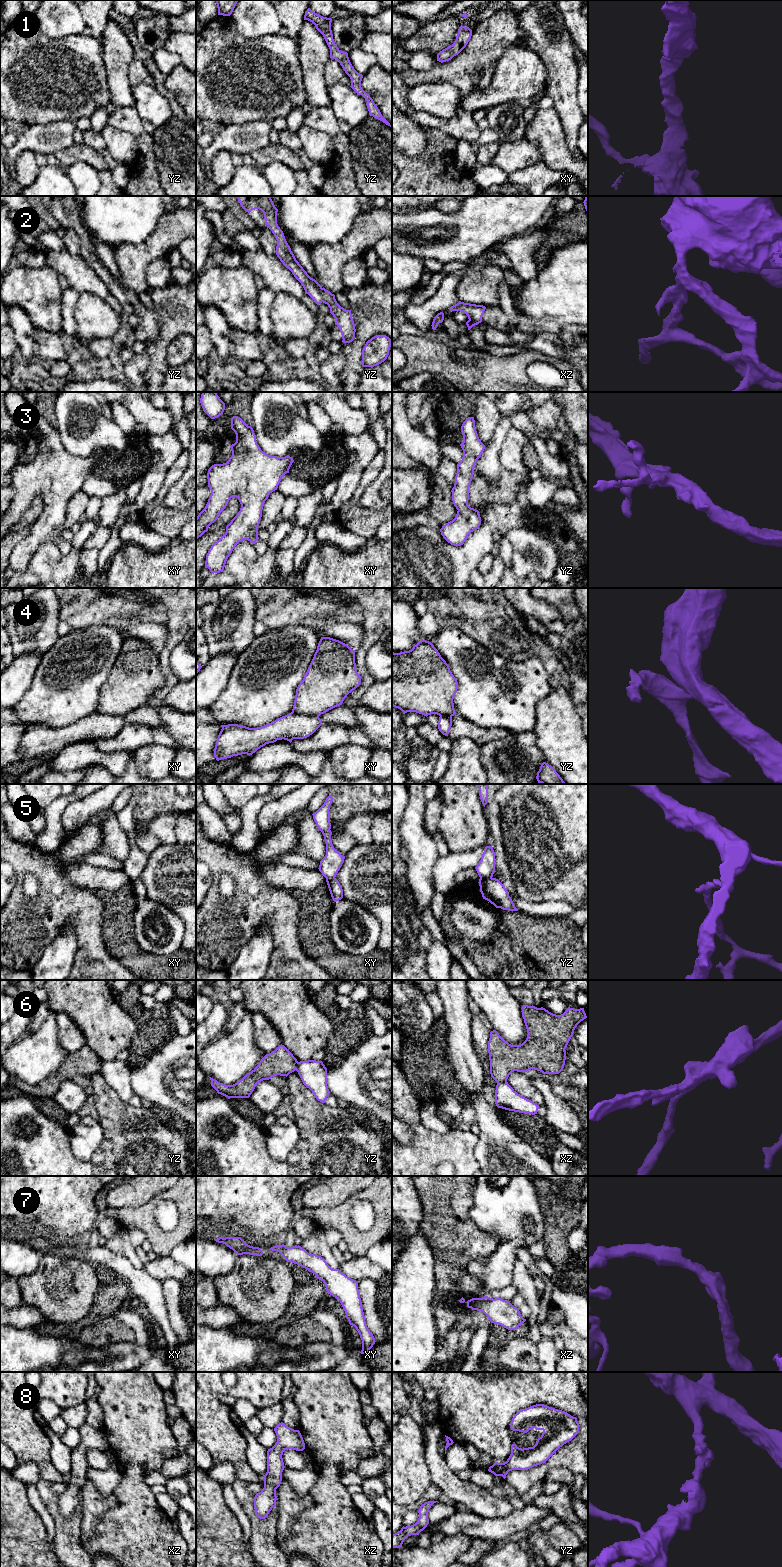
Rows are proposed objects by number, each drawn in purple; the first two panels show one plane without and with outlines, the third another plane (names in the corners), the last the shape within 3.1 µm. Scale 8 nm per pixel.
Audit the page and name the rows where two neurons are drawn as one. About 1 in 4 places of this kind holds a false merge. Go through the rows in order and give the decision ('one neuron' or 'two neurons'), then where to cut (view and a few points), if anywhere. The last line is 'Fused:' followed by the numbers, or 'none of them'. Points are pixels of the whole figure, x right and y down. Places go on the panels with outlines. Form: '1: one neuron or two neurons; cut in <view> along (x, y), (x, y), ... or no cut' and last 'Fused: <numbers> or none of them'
1: one neuron; no cut
2: one neuron; no cut
3: one neuron; no cut
4: two neurons; cut in xy along (292, 711), (298, 714), (318, 716)
5: two neurons; cut in yz along (480, 877), (491, 878)
6: two neurons; cut in xz along (506, 1080), (497, 1082)
7: one neuron; no cut
8: one neuron; no cut
Fused: 4, 5, 6

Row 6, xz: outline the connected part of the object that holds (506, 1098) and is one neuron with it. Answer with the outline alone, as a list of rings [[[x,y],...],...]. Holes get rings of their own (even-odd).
[[[507,1081],[497,1082],[495,1104],[498,1108],[535,1115],[539,1105],[518,1094]]]

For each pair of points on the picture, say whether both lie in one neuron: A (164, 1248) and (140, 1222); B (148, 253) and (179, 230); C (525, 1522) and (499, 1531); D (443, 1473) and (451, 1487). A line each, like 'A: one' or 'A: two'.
A: one
B: one
C: one
D: one

